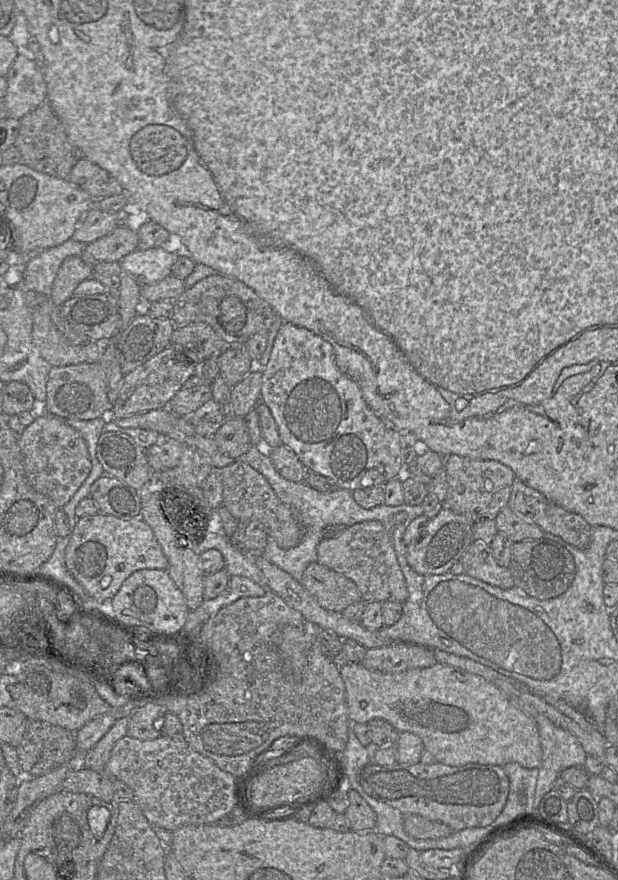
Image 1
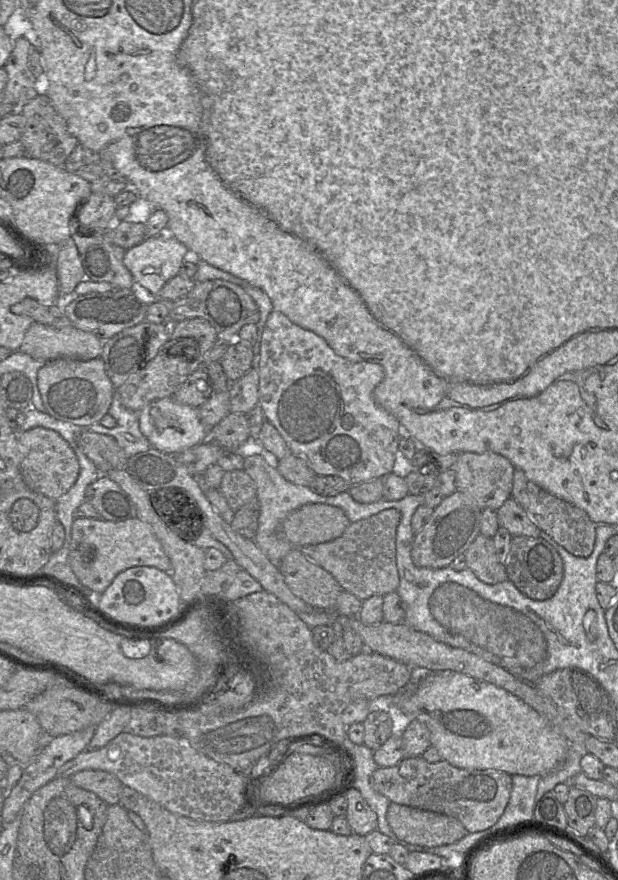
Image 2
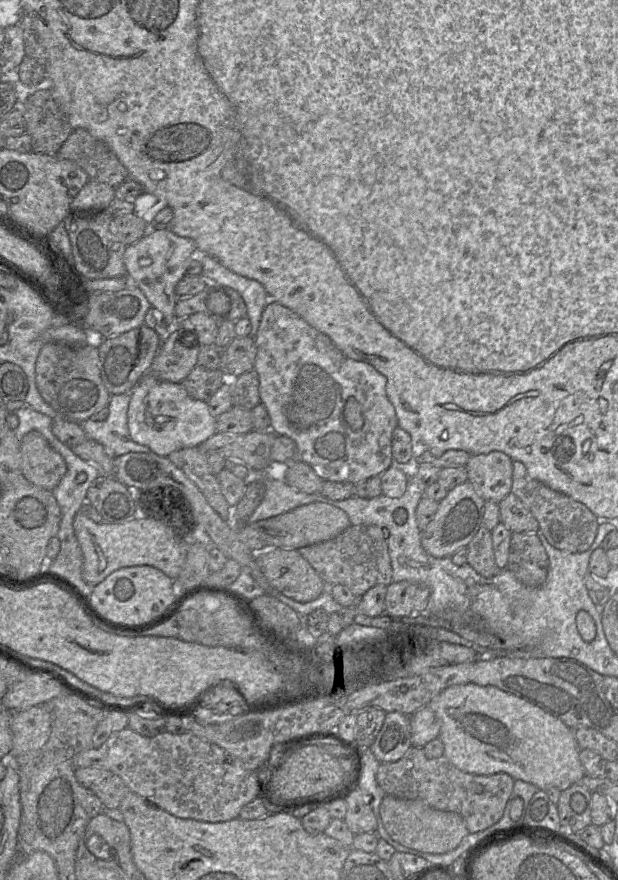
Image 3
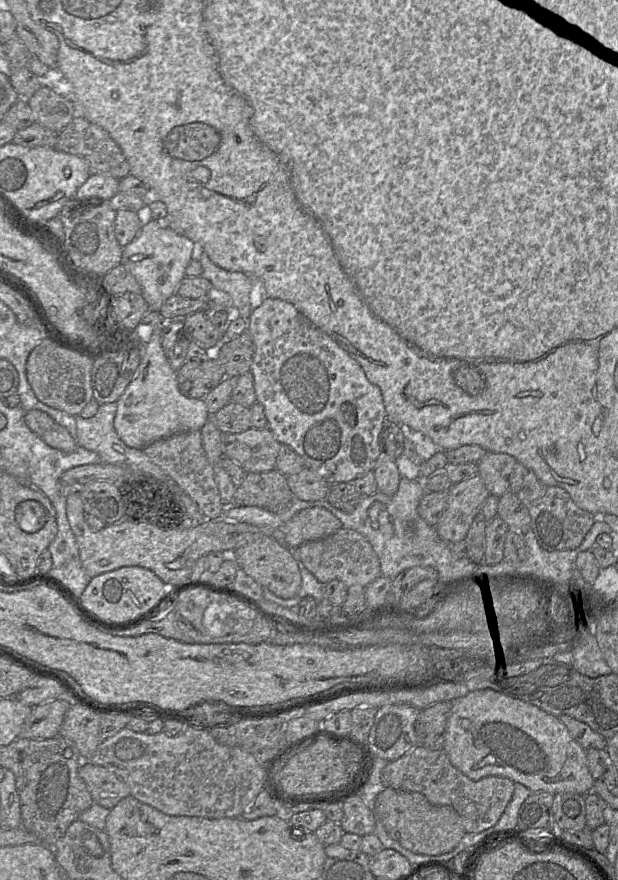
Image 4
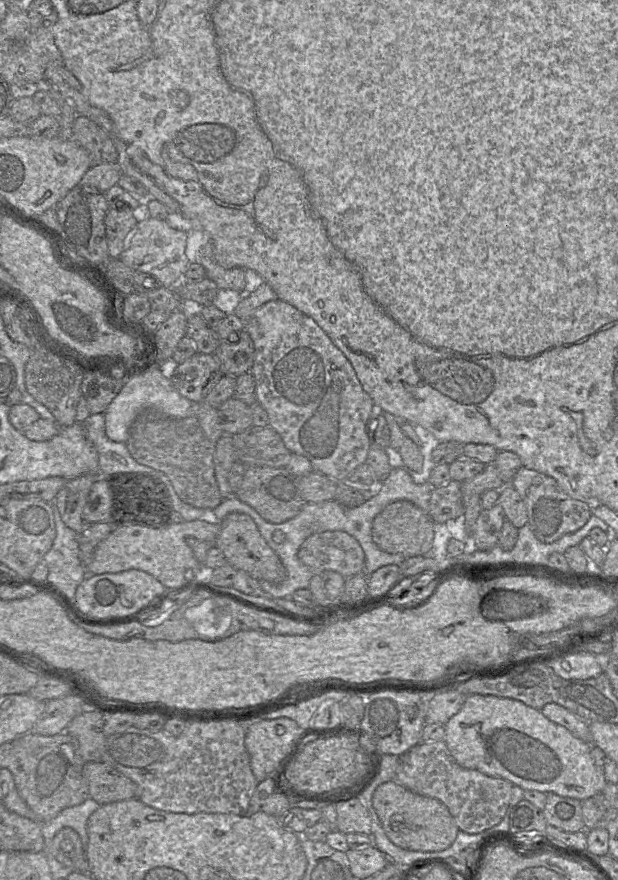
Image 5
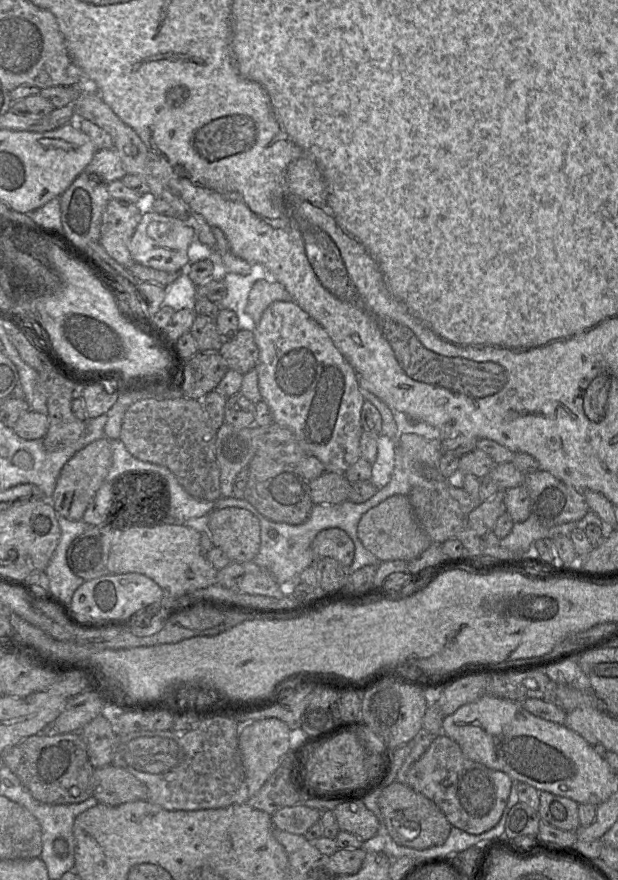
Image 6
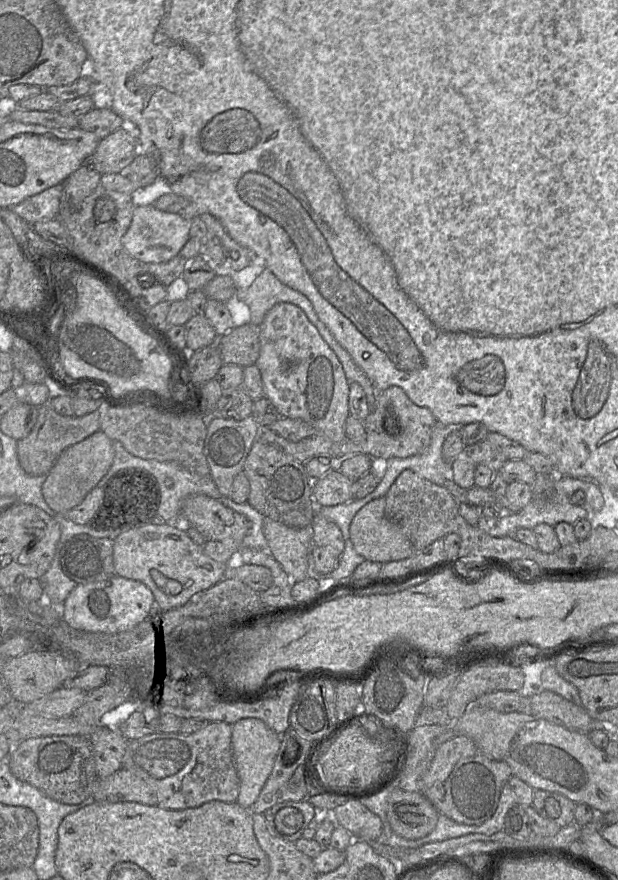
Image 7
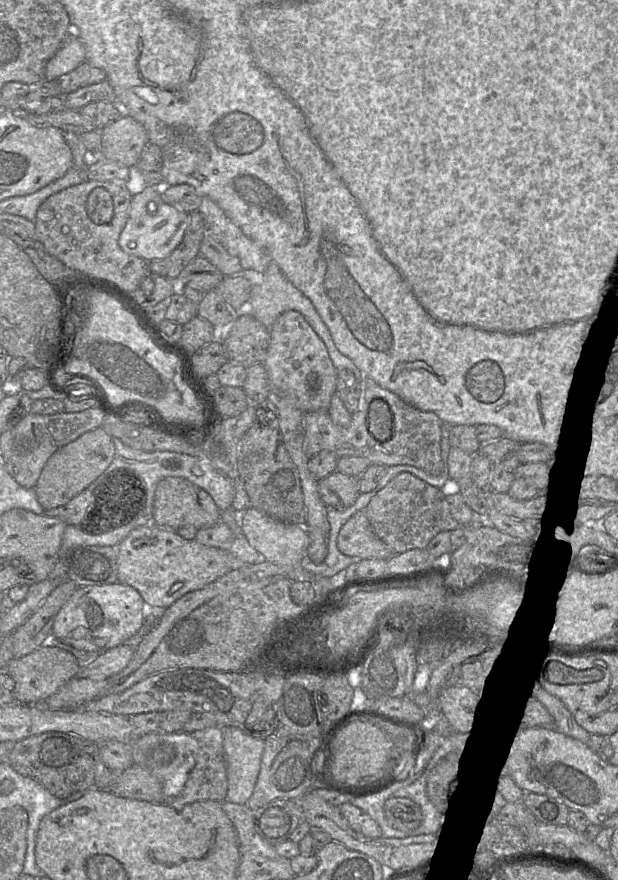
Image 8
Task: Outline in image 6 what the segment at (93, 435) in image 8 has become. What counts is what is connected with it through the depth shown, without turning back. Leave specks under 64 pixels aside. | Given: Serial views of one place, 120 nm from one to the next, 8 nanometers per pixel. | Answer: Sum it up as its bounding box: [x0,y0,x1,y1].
[50,437,112,520]

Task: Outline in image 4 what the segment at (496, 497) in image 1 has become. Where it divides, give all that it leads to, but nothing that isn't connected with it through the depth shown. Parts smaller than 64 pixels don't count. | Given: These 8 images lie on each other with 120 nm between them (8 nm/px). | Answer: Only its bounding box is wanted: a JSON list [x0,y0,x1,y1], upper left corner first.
[478,452,517,497]

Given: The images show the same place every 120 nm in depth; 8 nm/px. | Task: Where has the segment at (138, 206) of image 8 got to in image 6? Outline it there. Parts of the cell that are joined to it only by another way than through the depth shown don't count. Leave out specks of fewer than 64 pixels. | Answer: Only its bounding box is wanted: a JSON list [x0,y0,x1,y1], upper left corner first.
[129,211,195,272]

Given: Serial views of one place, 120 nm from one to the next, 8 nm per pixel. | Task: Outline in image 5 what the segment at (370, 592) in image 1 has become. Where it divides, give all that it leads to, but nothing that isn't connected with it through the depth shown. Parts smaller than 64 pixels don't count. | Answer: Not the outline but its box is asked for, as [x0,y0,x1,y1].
[298,531,364,579]

